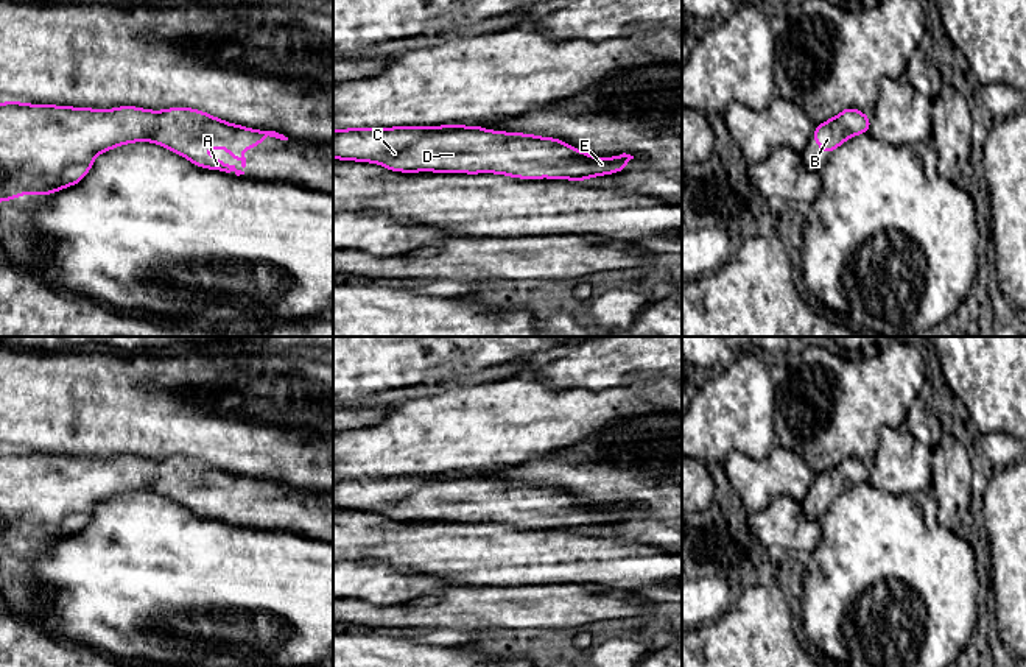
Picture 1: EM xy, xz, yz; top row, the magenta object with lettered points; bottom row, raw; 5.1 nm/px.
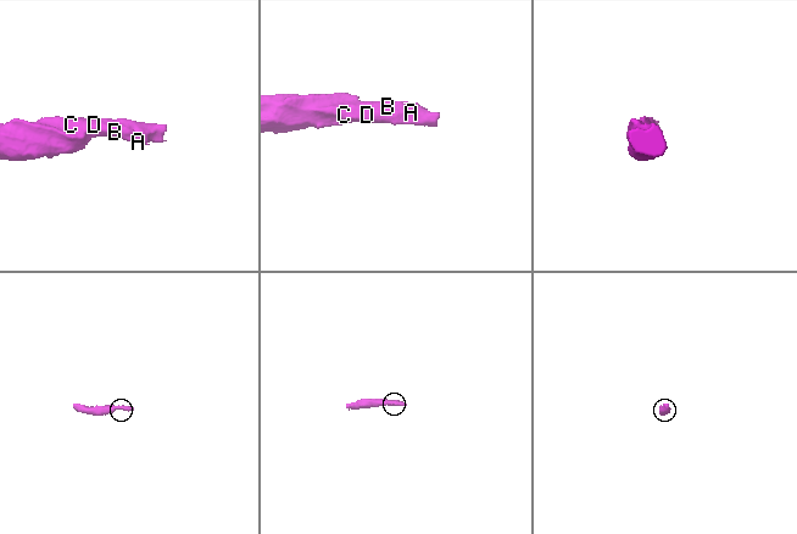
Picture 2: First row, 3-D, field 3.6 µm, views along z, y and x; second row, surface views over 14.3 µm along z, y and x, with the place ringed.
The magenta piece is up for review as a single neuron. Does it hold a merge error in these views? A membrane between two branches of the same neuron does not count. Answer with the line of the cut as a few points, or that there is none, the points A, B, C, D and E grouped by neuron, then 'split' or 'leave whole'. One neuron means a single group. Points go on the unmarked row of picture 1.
no cut; A B C D E; leave whole

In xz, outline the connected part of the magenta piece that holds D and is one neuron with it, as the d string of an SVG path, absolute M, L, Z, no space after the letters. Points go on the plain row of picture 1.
M480 474L333 478L333 508L371 511L389 521L495 522L520 528L584 530L623 521L631 503L595 506L554 486L484 478Z

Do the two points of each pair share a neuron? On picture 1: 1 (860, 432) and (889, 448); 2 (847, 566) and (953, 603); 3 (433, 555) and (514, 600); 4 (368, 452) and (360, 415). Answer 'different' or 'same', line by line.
1: different
2: same
3: different
4: different

